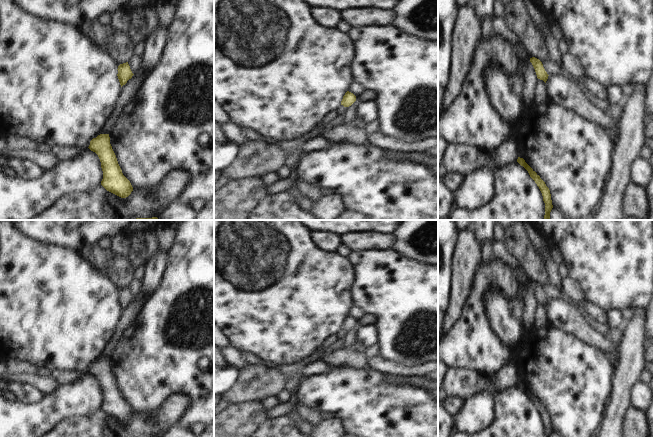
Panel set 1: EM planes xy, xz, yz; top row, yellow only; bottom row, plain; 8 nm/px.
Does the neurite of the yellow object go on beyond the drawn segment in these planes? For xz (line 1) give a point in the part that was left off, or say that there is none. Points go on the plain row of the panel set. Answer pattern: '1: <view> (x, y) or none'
1: none

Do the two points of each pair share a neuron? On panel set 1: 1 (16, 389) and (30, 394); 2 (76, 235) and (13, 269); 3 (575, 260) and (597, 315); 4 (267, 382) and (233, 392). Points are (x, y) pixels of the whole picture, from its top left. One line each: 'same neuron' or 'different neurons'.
1: same neuron
2: different neurons
3: different neurons
4: same neuron

